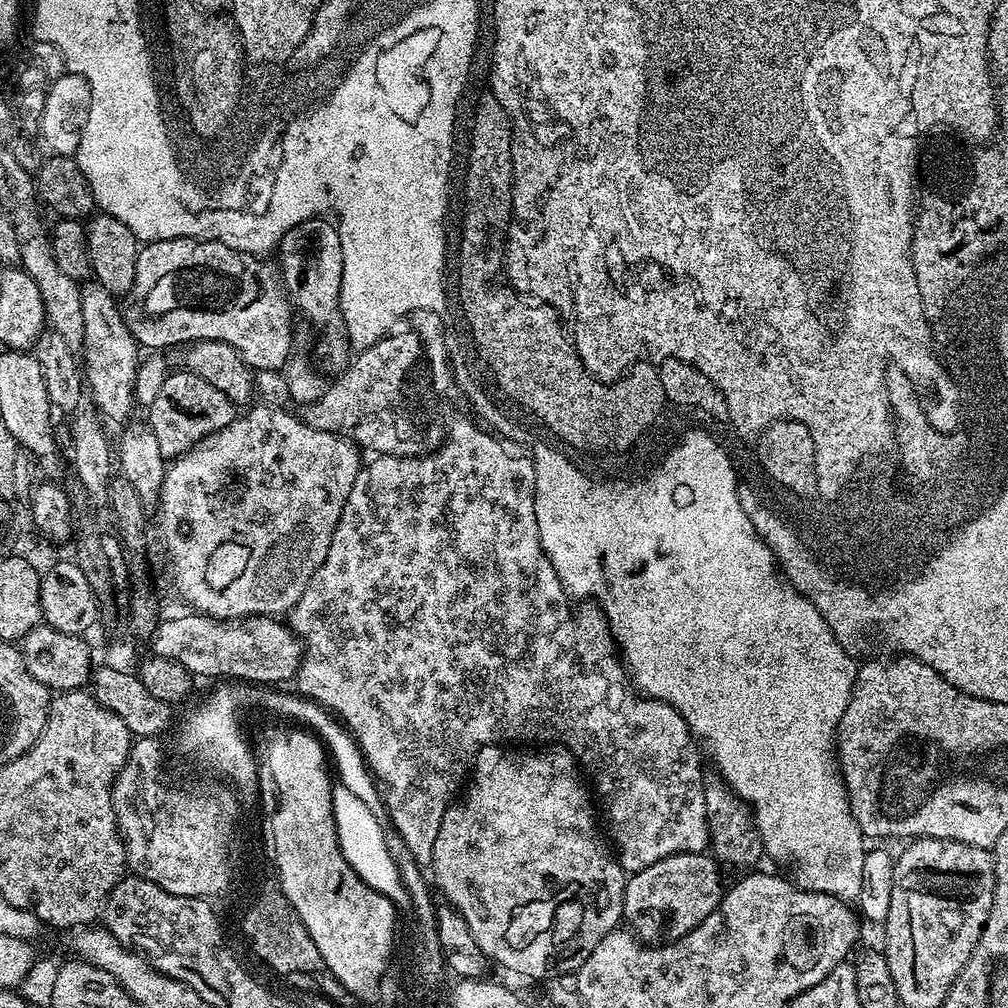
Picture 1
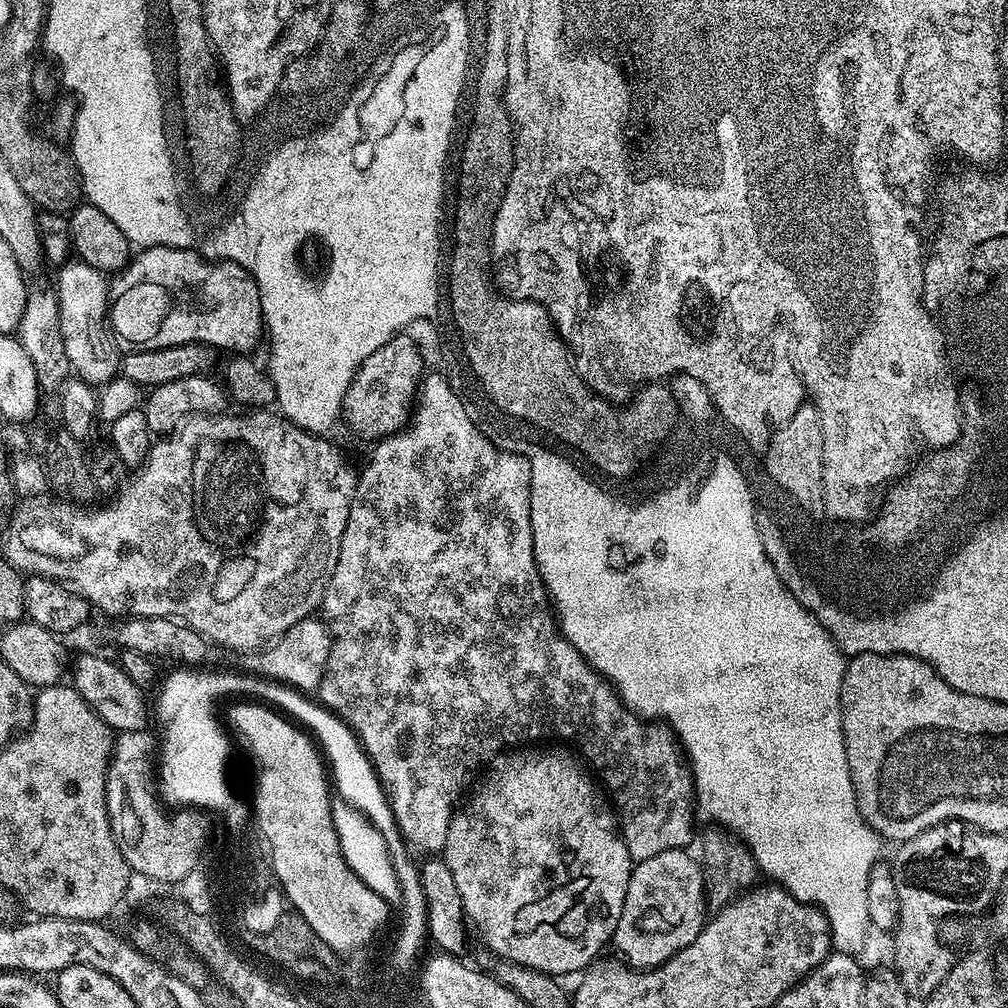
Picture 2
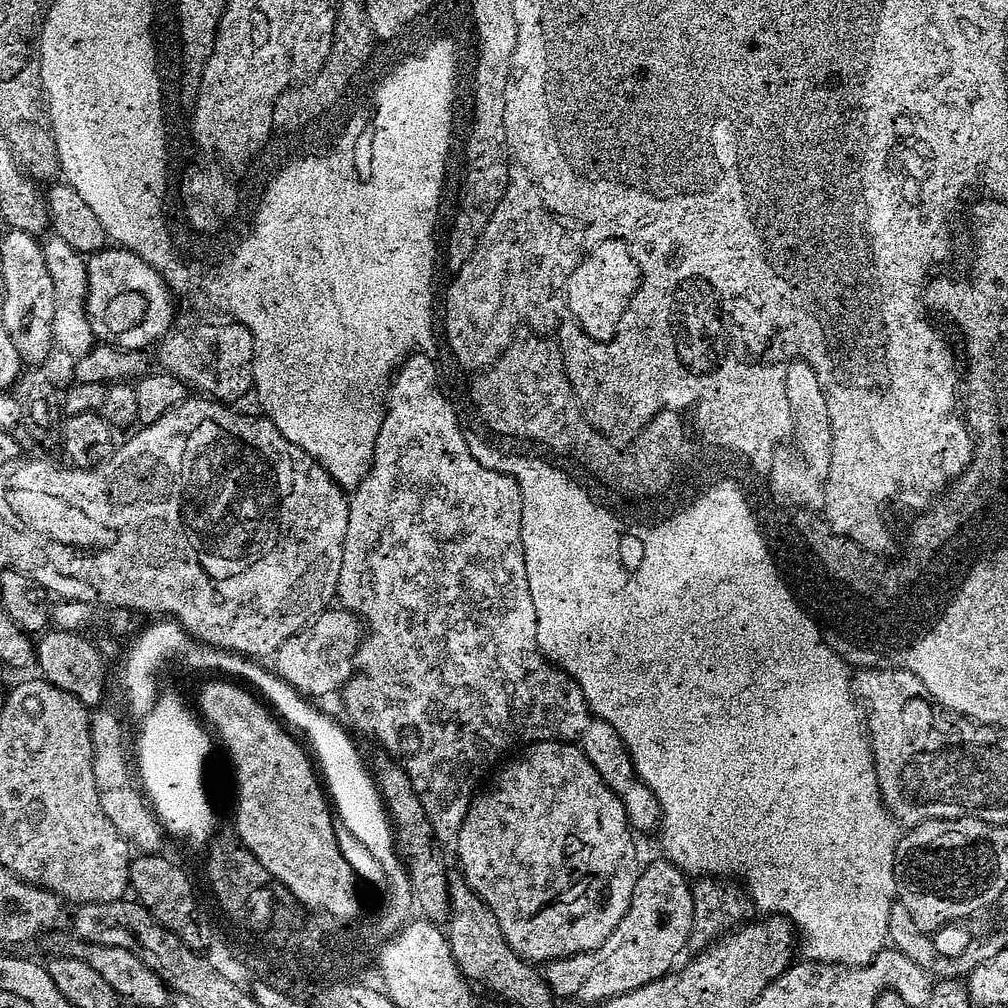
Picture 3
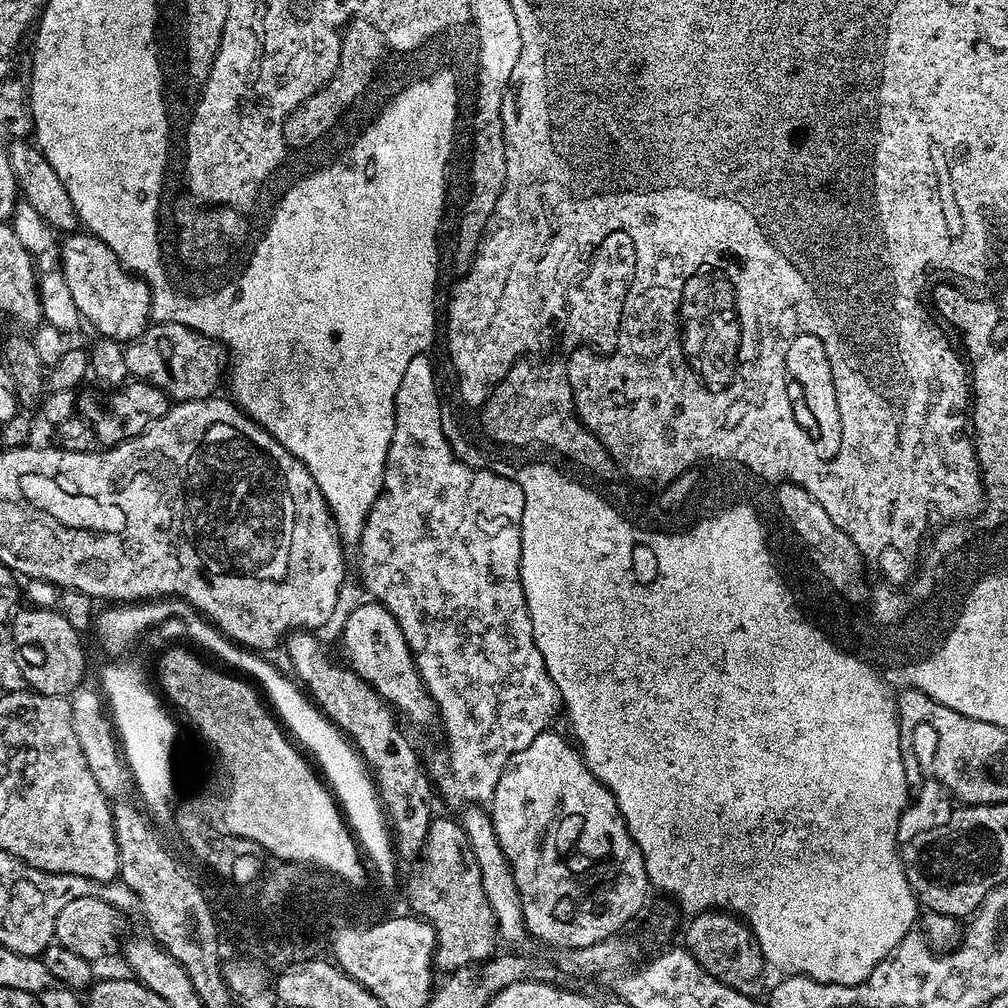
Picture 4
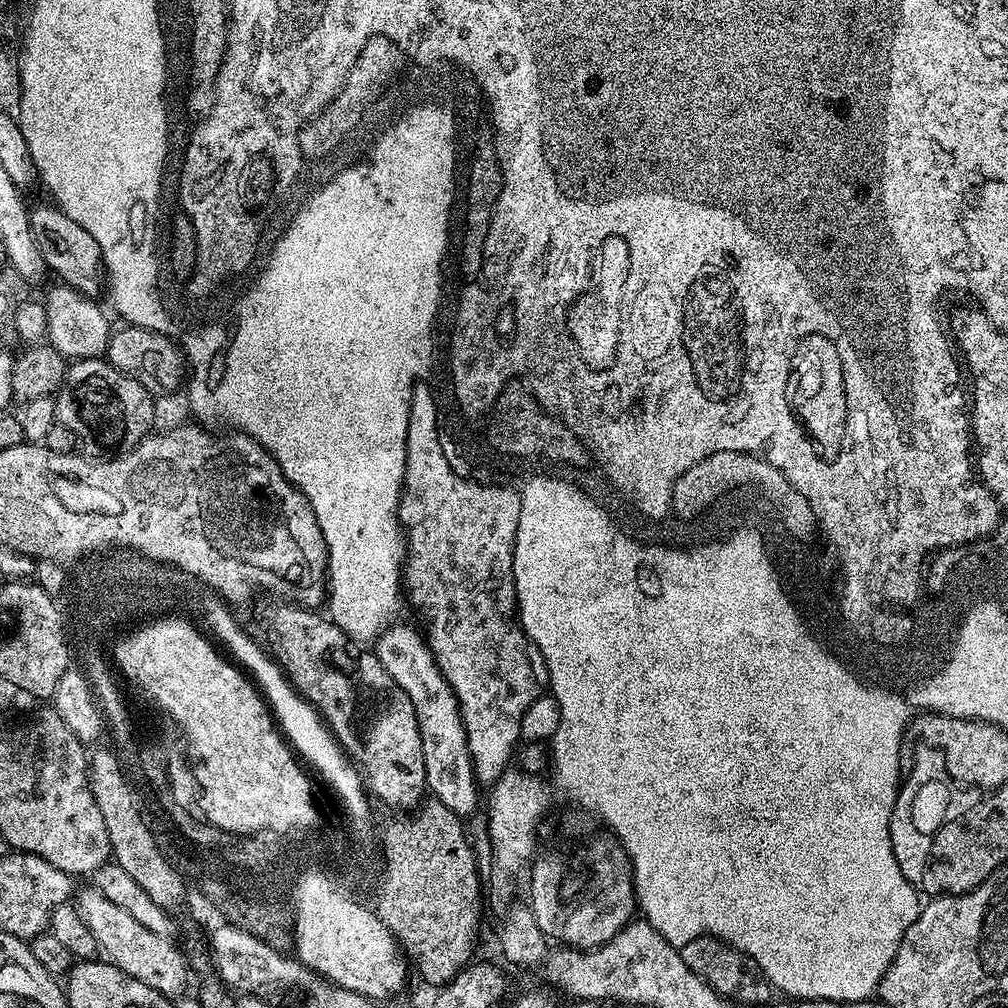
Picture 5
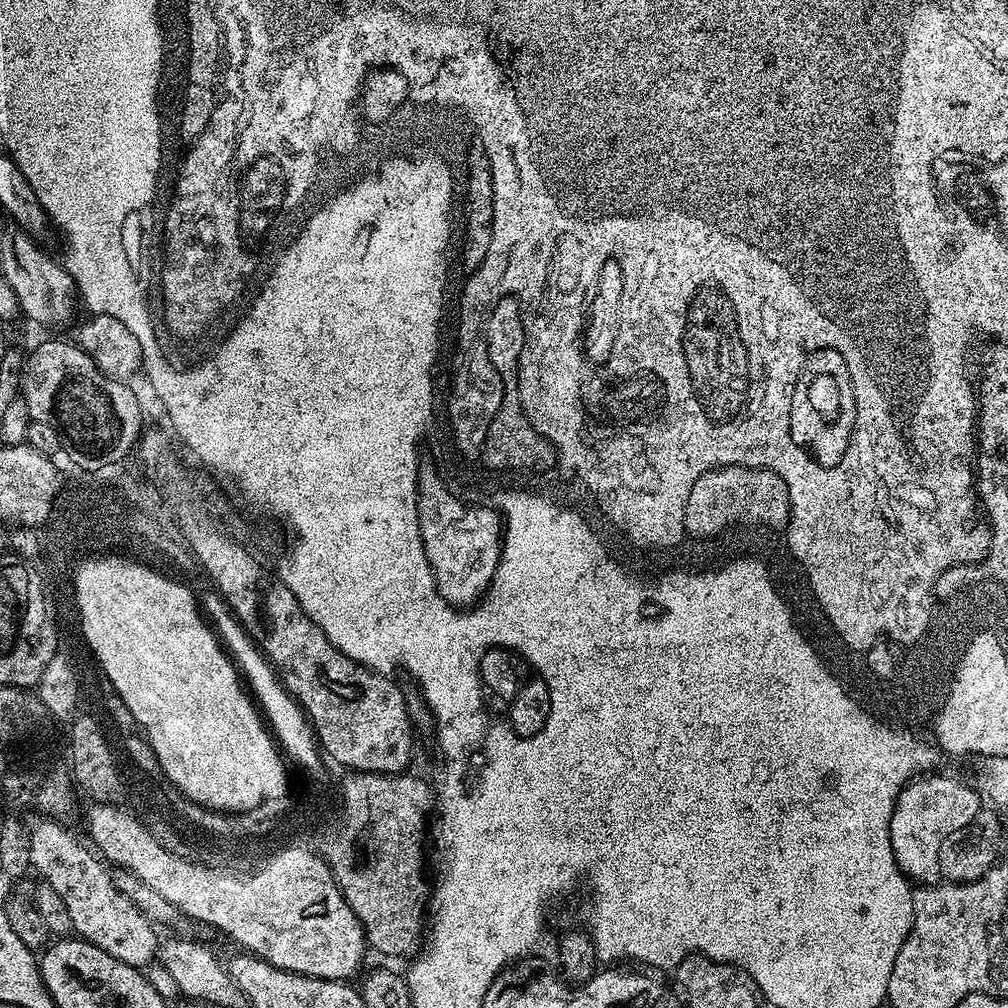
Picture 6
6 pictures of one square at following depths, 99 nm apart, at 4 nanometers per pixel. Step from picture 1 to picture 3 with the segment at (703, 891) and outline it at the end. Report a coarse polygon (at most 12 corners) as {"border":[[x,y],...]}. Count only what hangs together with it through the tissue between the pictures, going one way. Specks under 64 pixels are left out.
{"border":[[639,869],[590,952],[543,965],[553,997],[599,1005],[673,971],[693,939],[689,877]]}

